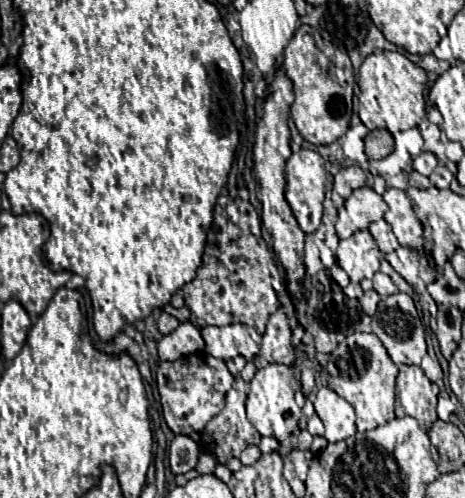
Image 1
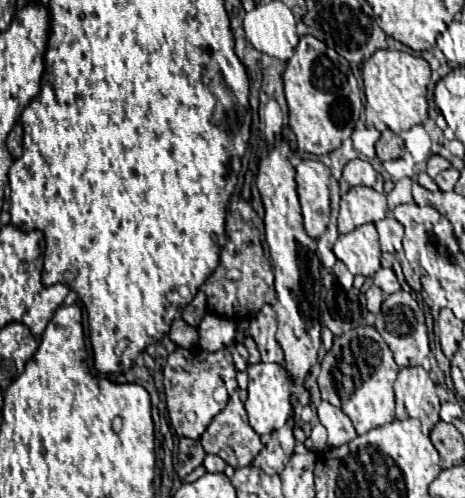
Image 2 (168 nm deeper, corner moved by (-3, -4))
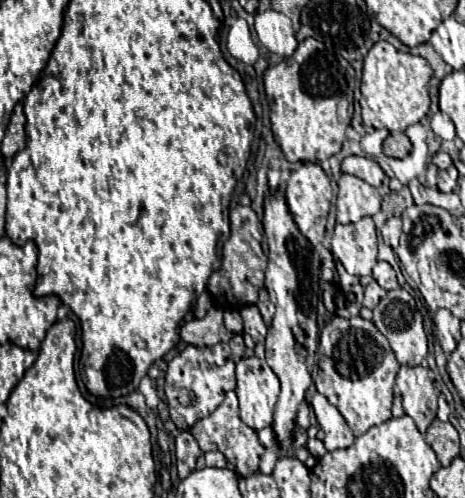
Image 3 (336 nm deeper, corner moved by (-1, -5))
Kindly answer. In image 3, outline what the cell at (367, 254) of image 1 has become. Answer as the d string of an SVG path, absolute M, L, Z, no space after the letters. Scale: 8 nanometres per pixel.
M371 217L357 223L335 225L331 253L351 275L371 275L377 263L377 233Z

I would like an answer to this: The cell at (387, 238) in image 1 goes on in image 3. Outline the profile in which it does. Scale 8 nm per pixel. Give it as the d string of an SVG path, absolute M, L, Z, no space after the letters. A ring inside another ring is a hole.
M392 217L390 219L387 219L383 227L381 227L381 235L383 236L383 241L385 241L387 245L390 245L393 249L396 249L398 247L401 234L401 218ZM388 240L390 240L390 242L387 242Z

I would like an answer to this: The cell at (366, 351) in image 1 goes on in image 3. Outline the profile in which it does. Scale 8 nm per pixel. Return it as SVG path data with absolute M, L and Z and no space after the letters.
M333 317L321 331L317 359L317 391L339 409L339 413L345 417L347 425L357 437L373 425L381 425L391 419L393 385L401 365L397 363L387 339L377 331L371 321L365 321L361 317Z

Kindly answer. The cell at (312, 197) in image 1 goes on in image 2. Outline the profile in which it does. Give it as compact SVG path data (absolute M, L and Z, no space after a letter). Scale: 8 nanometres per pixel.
M301 160L297 166L297 194L305 230L311 238L321 238L329 224L329 168L319 160Z

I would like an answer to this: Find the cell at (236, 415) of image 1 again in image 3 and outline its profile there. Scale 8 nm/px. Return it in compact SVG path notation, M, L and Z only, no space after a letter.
M229 391L225 395L225 401L209 417L205 417L197 425L193 425L191 435L197 439L201 451L221 451L227 457L227 463L231 463L239 475L249 477L259 471L259 455L263 453L263 447L259 445L257 433L253 429L249 429L245 423L241 423L235 391Z

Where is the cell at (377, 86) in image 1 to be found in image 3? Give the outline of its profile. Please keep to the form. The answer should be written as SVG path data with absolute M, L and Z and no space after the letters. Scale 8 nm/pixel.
M375 43L365 61L359 101L363 124L375 128L386 128L391 131L405 131L405 127L419 123L429 113L429 79L433 71L429 63L411 53L397 51L391 43Z

